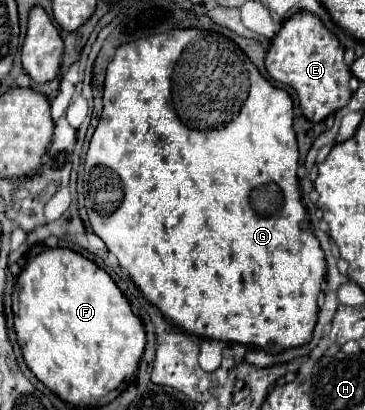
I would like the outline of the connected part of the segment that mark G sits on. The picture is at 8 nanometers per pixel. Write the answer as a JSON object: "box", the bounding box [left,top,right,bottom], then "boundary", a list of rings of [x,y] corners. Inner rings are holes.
{"box":[85,29,325,353],"boundary":[[[173,29],[169,33],[137,39],[117,47],[113,61],[107,67],[103,89],[103,113],[89,141],[85,155],[85,207],[93,231],[105,241],[107,249],[117,257],[119,265],[129,271],[143,295],[159,307],[159,311],[183,327],[191,335],[217,341],[233,341],[261,347],[269,353],[299,347],[311,339],[317,319],[317,297],[325,279],[323,249],[309,231],[301,193],[297,189],[297,141],[293,131],[293,101],[287,91],[271,85],[249,57],[229,39],[215,31]]]}

